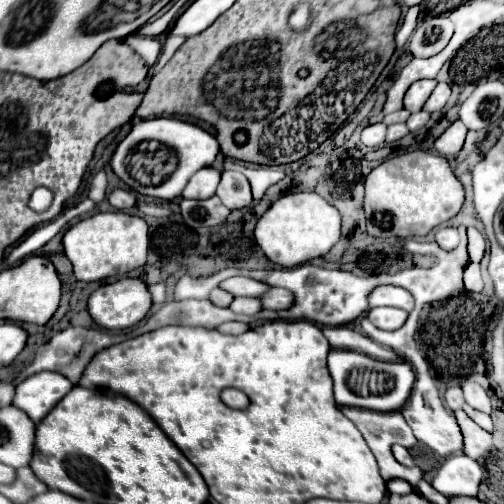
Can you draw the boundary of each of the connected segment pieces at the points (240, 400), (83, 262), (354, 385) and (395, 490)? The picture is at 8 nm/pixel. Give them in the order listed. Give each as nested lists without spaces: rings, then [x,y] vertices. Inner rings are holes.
[[[234,388],[224,390],[224,392],[222,392],[222,400],[224,400],[228,406],[232,406],[232,408],[246,408],[246,406],[250,404],[250,400],[244,398],[240,390],[234,390]]]
[[[98,212],[86,220],[80,220],[64,234],[64,252],[74,266],[76,280],[82,282],[96,282],[104,278],[124,276],[130,270],[136,270],[146,264],[148,252],[148,224],[124,212]]]
[[[330,350],[328,368],[334,380],[334,398],[338,406],[354,406],[376,412],[402,410],[416,380],[408,362],[382,362],[354,350]]]
[[[398,478],[388,480],[388,482],[386,482],[386,488],[388,488],[388,492],[392,492],[392,494],[408,494],[408,492],[412,492],[412,486],[410,486],[406,480],[398,480]]]

